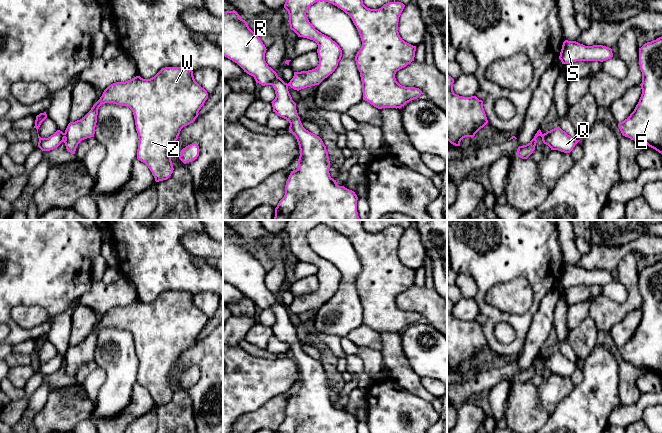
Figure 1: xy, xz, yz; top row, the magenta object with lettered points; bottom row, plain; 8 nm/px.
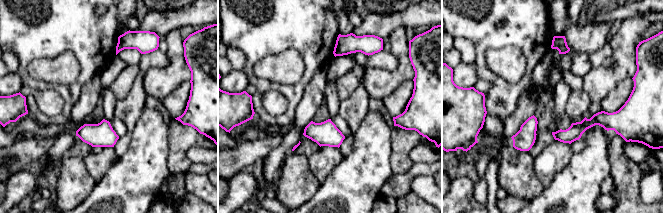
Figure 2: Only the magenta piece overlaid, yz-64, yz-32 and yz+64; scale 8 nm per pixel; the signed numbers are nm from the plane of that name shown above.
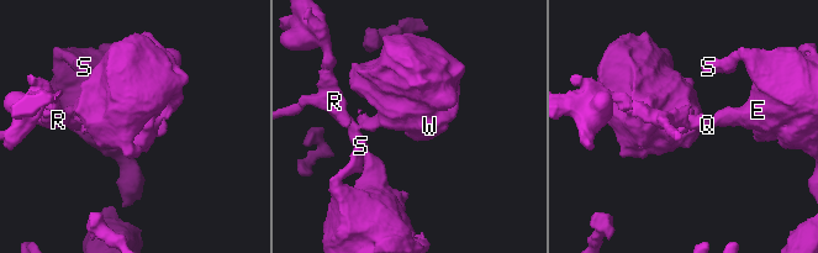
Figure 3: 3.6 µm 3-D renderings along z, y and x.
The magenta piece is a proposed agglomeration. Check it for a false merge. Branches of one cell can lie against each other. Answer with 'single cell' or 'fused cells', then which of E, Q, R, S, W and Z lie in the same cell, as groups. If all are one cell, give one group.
fused cells; groups E Q R S / W Z

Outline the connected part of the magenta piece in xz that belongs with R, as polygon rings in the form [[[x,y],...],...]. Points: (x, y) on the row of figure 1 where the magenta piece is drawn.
[[[235,10],[223,13],[223,55],[253,76],[256,83],[273,86],[276,94],[271,102],[273,112],[289,121],[289,130],[296,137],[300,149],[297,161],[299,166],[291,171],[286,181],[285,195],[275,208],[274,220],[360,220],[357,212],[357,195],[354,191],[339,186],[330,176],[326,146],[319,136],[303,127],[296,103],[288,91],[288,84],[265,61],[266,50],[261,39]]]

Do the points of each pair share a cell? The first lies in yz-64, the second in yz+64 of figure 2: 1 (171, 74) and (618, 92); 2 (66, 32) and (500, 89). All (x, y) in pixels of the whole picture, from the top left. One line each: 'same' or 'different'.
1: different
2: same

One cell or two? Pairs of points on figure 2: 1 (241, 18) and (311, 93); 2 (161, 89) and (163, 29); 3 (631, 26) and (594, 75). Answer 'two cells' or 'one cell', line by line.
1: two cells
2: two cells
3: one cell

